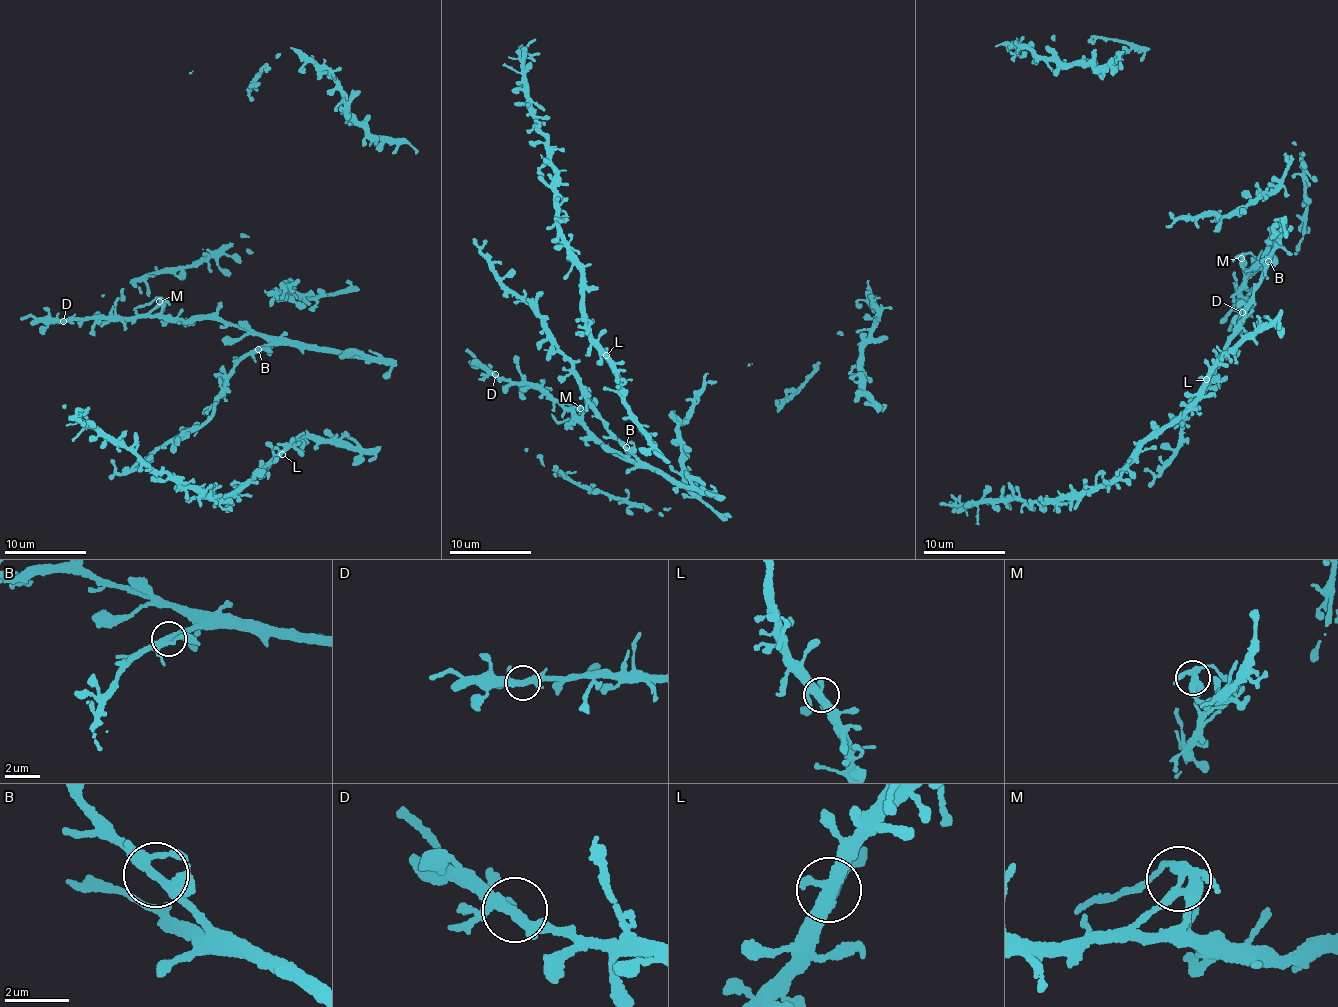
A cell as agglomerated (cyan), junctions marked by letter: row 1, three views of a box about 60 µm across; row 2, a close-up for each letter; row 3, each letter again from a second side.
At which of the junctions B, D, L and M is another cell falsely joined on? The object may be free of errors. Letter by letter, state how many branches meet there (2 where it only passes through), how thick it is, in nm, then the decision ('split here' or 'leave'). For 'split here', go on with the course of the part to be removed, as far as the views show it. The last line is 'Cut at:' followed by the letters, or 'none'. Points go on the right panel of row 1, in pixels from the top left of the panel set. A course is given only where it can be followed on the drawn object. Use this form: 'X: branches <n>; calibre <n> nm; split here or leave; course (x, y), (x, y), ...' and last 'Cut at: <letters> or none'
B: branches 4; calibre 320 nm; leave
D: branches 4; calibre 280 nm; leave
L: branches 4; calibre 360 nm; leave
M: branches 4; calibre 320 nm; split here; course (1241, 258), (1248, 254), (1261, 261), (1258, 269)
Cut at: M

